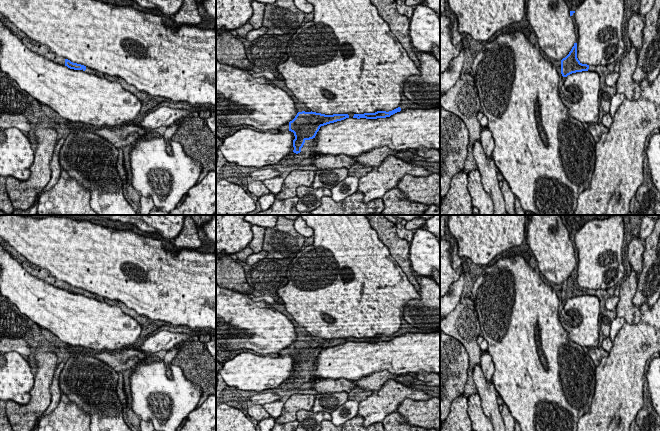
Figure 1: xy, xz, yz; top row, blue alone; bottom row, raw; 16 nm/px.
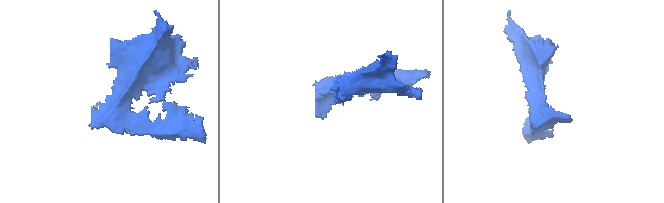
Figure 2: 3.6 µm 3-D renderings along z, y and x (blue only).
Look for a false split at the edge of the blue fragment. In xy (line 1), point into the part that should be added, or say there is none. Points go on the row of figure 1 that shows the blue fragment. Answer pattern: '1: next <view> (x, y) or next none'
1: next none

